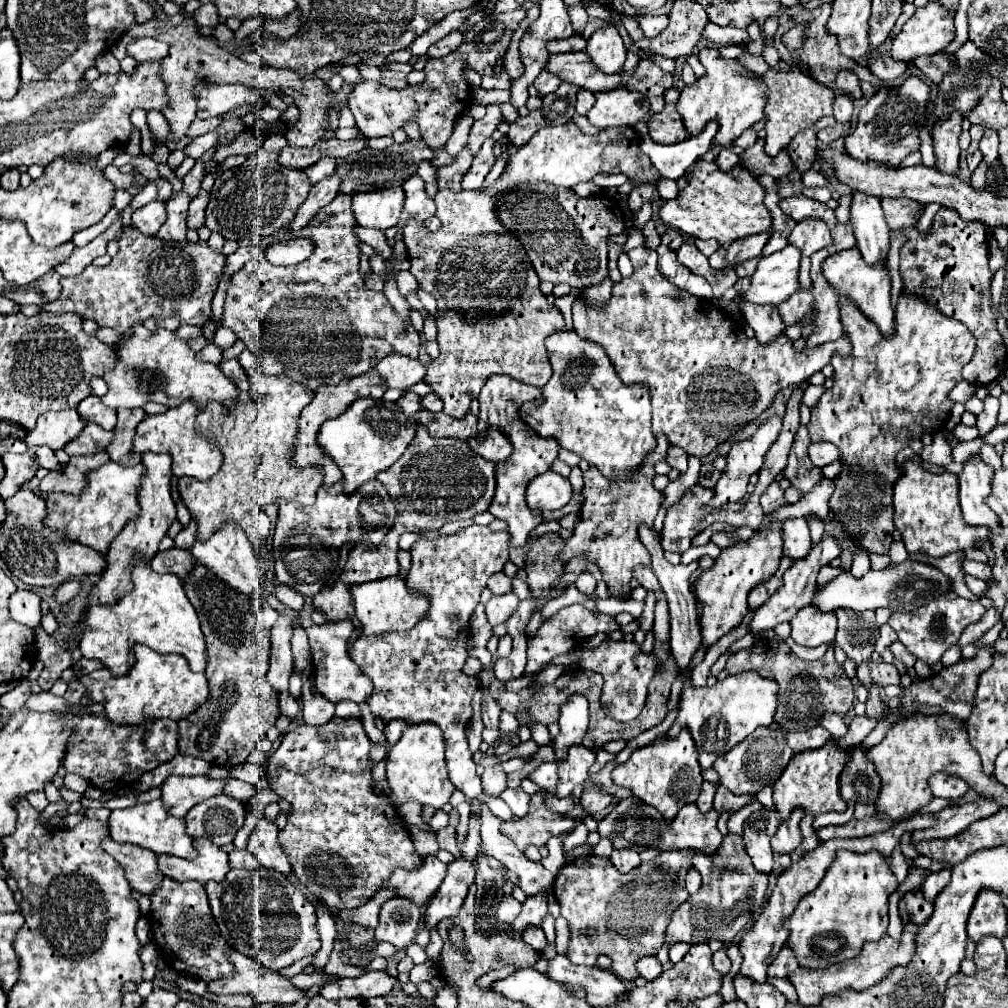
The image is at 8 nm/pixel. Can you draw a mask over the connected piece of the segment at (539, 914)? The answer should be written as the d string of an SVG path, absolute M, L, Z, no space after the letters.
M551 888L549 890L541 890L537 896L531 896L531 898L527 898L525 902L523 902L523 908L521 908L521 914L513 920L513 930L517 930L517 932L521 932L523 928L527 928L527 926L539 926L541 924L541 920L543 920L543 916L547 914L547 906L549 906L549 902L547 902L547 898L545 898L545 894L549 894L551 892Z

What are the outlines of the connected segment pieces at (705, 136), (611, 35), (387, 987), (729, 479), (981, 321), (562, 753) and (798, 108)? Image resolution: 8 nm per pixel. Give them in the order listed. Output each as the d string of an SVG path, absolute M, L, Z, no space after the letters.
M711 120L711 122L707 122L707 126L699 134L689 136L683 142L677 142L677 144L657 144L651 138L645 136L641 140L639 148L641 148L643 154L649 156L651 164L655 166L655 170L661 176L677 180L677 178L681 178L685 174L685 170L699 156L703 156L711 148L717 130L719 130L719 122Z
M605 26L605 28L595 30L591 38L587 40L585 52L591 56L593 64L599 66L607 74L619 72L627 54L615 26Z
M367 972L367 974L361 974L357 978L341 978L339 982L327 984L319 990L319 994L323 998L331 998L331 1000L337 1000L337 998L367 1000L369 996L385 996L393 988L401 988L409 995L418 993L415 984L411 982L401 984L389 972Z
M771 416L763 424L759 424L757 432L751 438L741 440L741 442L733 442L733 446L731 446L731 450L727 454L727 466L725 466L725 470L723 470L717 486L715 486L715 496L711 498L711 502L707 504L707 508L721 508L723 504L741 500L747 494L749 478L751 478L751 474L755 474L755 472L761 470L763 456L765 456L767 448L771 446L771 442L775 442L775 438L779 436L779 430L781 430L781 416Z
M939 208L931 230L923 236L917 226L907 228L907 242L901 248L899 272L909 292L923 294L931 304L939 306L943 314L963 322L977 338L977 352L963 368L963 378L973 384L989 384L999 378L1007 364L1007 348L997 330L991 308L991 270L989 270L989 242L987 232L979 222L963 220L951 208Z
M583 696L567 700L567 704L563 706L561 716L559 716L561 732L553 740L557 762L563 762L563 758L567 758L567 748L569 746L581 744L581 738L583 738L583 734L587 730L587 724L589 724L587 700Z
M799 64L789 66L789 70L769 70L763 74L763 80L769 86L769 96L767 96L767 124L765 124L765 152L769 156L779 154L781 148L785 148L793 136L809 126L815 124L821 116L831 116L831 104L835 98L835 92L811 78L809 72L801 70Z

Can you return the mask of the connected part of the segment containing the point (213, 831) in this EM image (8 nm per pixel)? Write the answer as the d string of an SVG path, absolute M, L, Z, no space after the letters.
M227 794L207 798L193 806L193 810L185 816L187 832L191 838L205 836L213 844L223 846L233 842L235 832L243 826L247 814L247 806Z

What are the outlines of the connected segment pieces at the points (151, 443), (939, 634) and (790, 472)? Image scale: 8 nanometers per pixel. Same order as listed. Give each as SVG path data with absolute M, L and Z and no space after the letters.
M185 400L177 408L169 408L165 414L145 416L145 420L137 426L137 434L133 438L133 452L167 452L173 456L173 474L177 478L193 476L197 480L209 480L215 472L219 472L223 464L223 452L215 442L195 430L195 418L197 406L193 400Z
M945 592L915 612L893 612L889 618L889 626L897 632L899 642L915 658L921 658L927 664L937 664L943 652L957 644L963 628L971 622L977 622L983 614L985 606L981 606L979 602L969 602L965 598L959 598L955 592Z
M799 426L795 434L795 442L789 452L789 462L783 470L785 478L789 478L791 484L803 492L809 492L823 478L821 468L813 466L809 460L809 454L807 454L809 444L811 444L811 438L809 438L807 426Z

